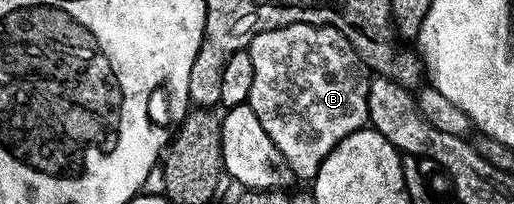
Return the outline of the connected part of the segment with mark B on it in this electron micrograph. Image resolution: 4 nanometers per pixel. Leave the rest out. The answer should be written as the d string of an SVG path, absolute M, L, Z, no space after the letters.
M289 24L273 28L269 32L261 32L261 36L251 41L249 51L253 60L253 86L247 102L253 112L257 112L261 128L269 132L269 140L273 140L281 156L285 156L296 179L314 179L325 156L329 156L329 152L333 152L333 148L345 140L345 136L368 125L372 71L368 70L347 37L332 26Z

